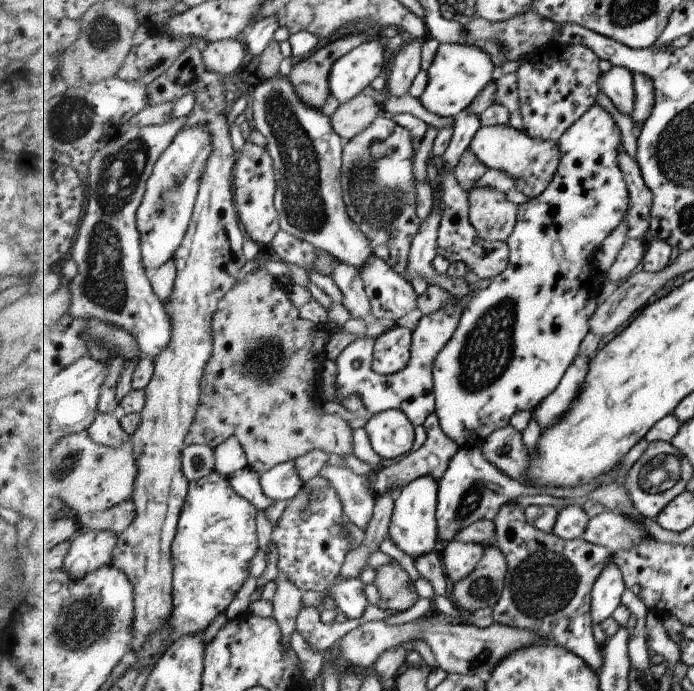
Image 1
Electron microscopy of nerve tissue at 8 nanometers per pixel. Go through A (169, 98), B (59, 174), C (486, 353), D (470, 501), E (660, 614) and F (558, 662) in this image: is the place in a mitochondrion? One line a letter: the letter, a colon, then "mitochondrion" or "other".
A: other
B: other
C: mitochondrion
D: mitochondrion
E: other
F: other

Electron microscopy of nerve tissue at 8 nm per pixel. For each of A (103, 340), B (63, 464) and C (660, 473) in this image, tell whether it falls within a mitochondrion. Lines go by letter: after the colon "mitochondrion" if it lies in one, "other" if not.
A: mitochondrion
B: mitochondrion
C: mitochondrion

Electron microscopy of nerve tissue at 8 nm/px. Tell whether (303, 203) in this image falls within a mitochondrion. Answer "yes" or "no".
yes

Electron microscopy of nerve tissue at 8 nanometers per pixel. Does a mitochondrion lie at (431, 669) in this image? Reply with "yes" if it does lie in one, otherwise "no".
no

